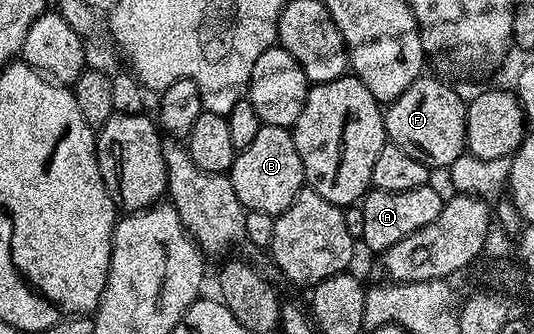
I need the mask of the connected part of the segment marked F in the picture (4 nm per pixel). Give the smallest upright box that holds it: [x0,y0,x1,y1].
[383,74,467,168]

